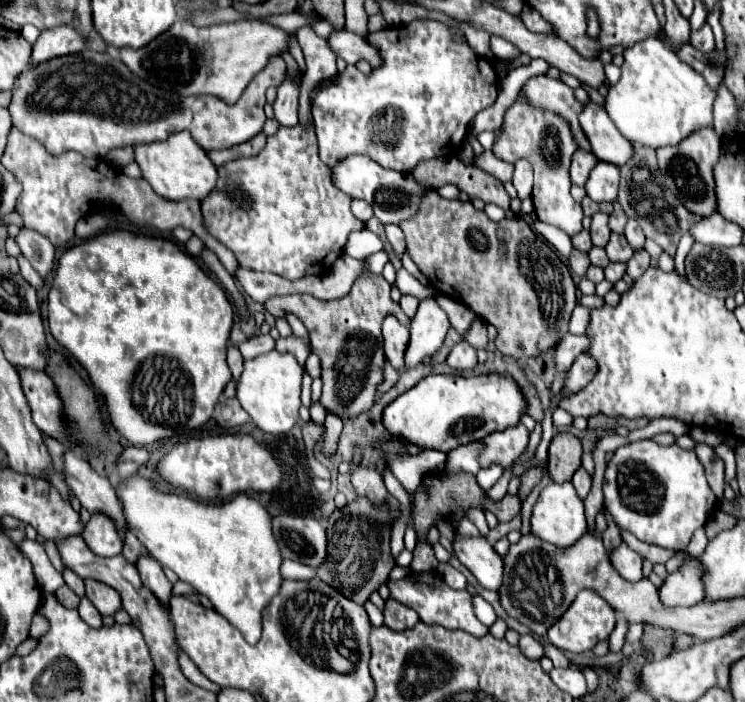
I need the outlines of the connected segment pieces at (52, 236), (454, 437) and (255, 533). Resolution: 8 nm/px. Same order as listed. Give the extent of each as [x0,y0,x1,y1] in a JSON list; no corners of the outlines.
[[1,127,239,273],[383,375,527,453],[113,475,281,645]]

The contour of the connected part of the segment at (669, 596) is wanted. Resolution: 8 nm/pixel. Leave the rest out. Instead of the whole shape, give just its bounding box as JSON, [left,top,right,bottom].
[659,559,705,607]

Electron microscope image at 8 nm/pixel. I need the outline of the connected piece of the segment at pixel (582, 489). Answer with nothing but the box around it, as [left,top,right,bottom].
[571,467,591,499]

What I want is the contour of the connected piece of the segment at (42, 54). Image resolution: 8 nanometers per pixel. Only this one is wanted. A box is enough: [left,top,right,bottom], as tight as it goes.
[31,25,87,67]

